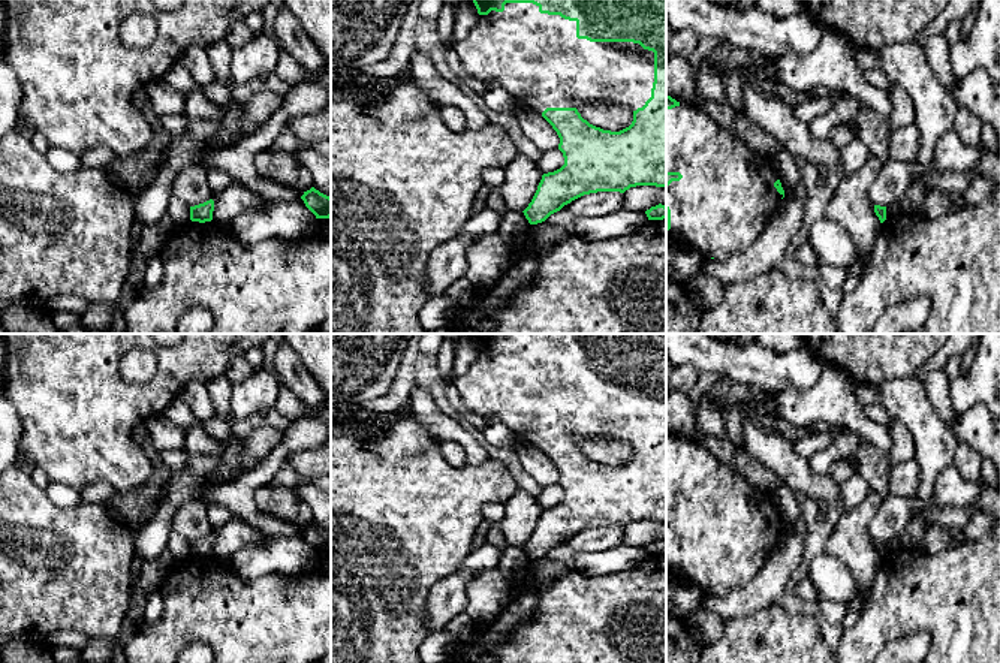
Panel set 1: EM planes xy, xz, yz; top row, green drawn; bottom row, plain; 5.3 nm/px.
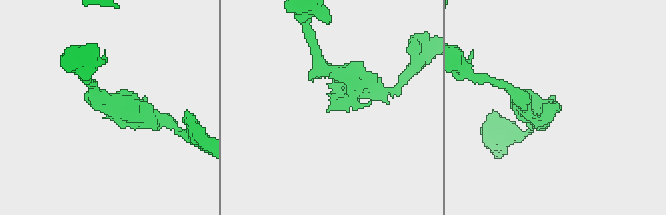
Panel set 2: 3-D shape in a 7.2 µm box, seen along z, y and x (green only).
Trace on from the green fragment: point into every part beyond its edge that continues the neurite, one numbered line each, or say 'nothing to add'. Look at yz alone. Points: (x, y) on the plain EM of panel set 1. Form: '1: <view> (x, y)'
1: yz (726, 532)

